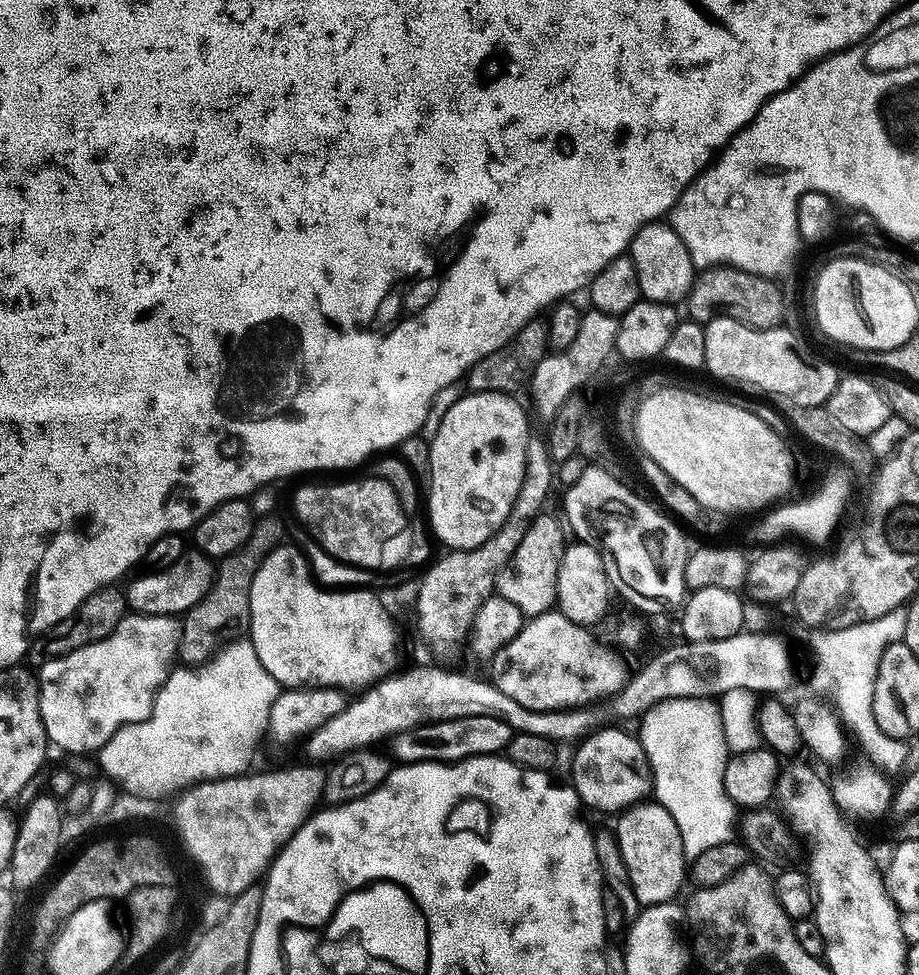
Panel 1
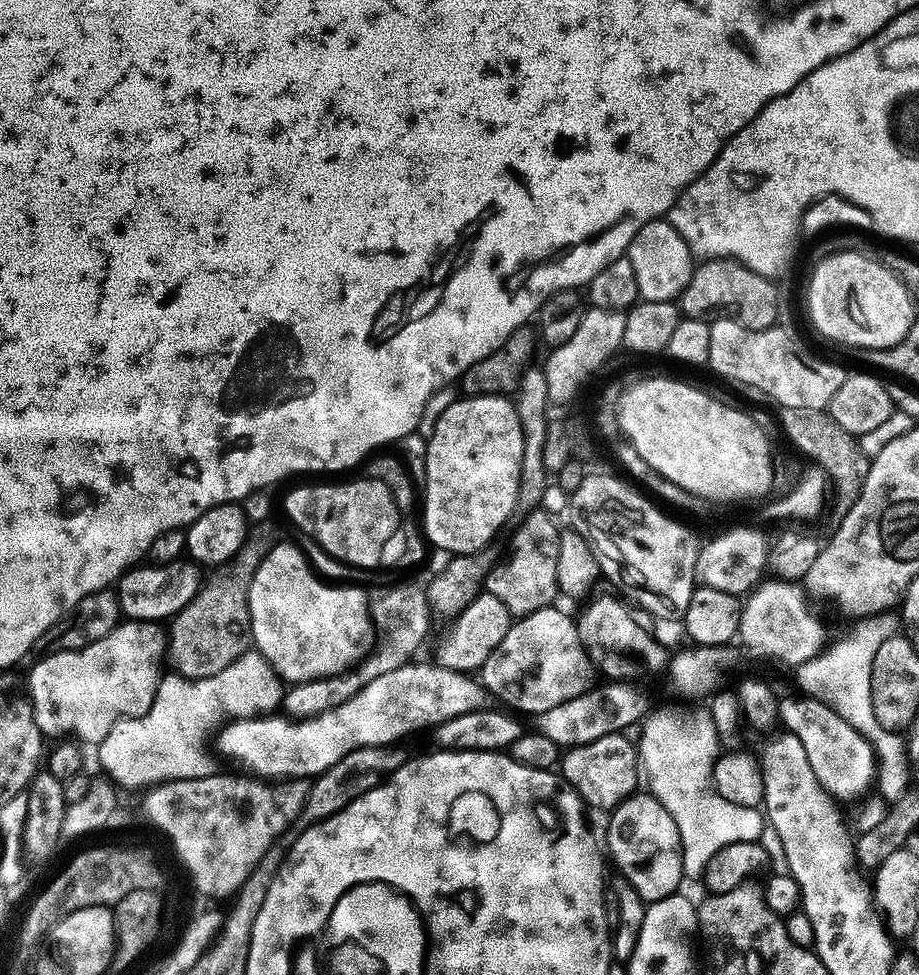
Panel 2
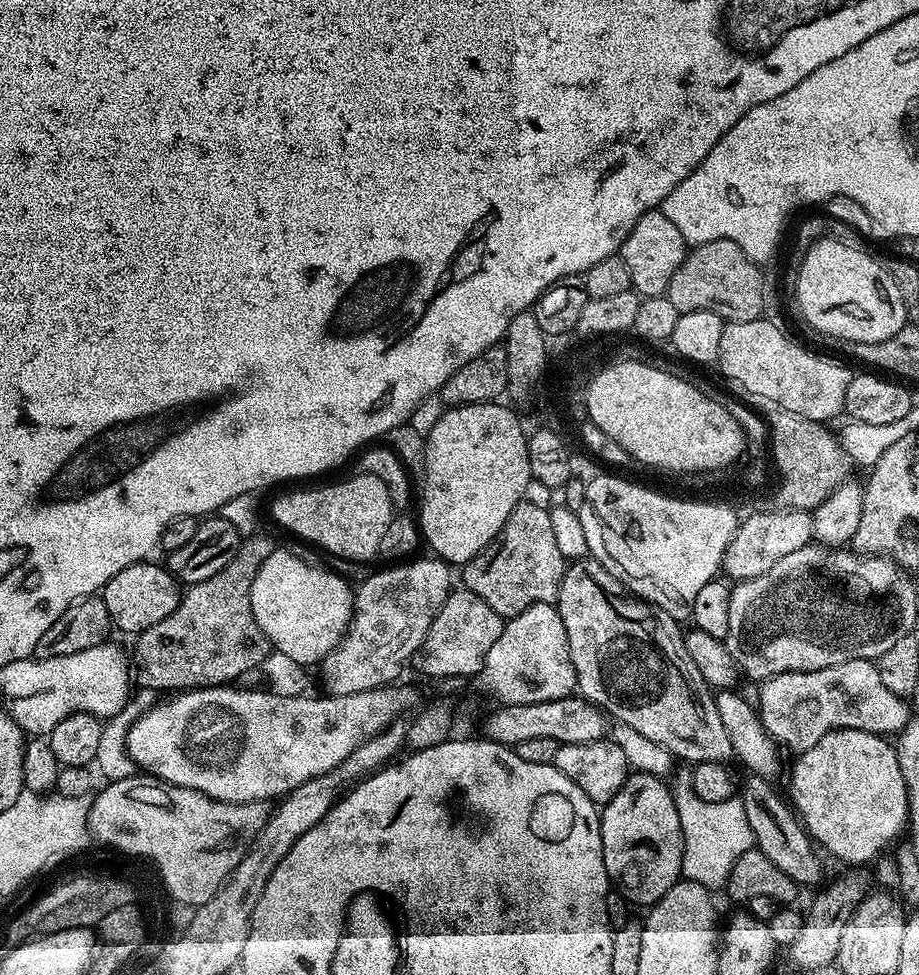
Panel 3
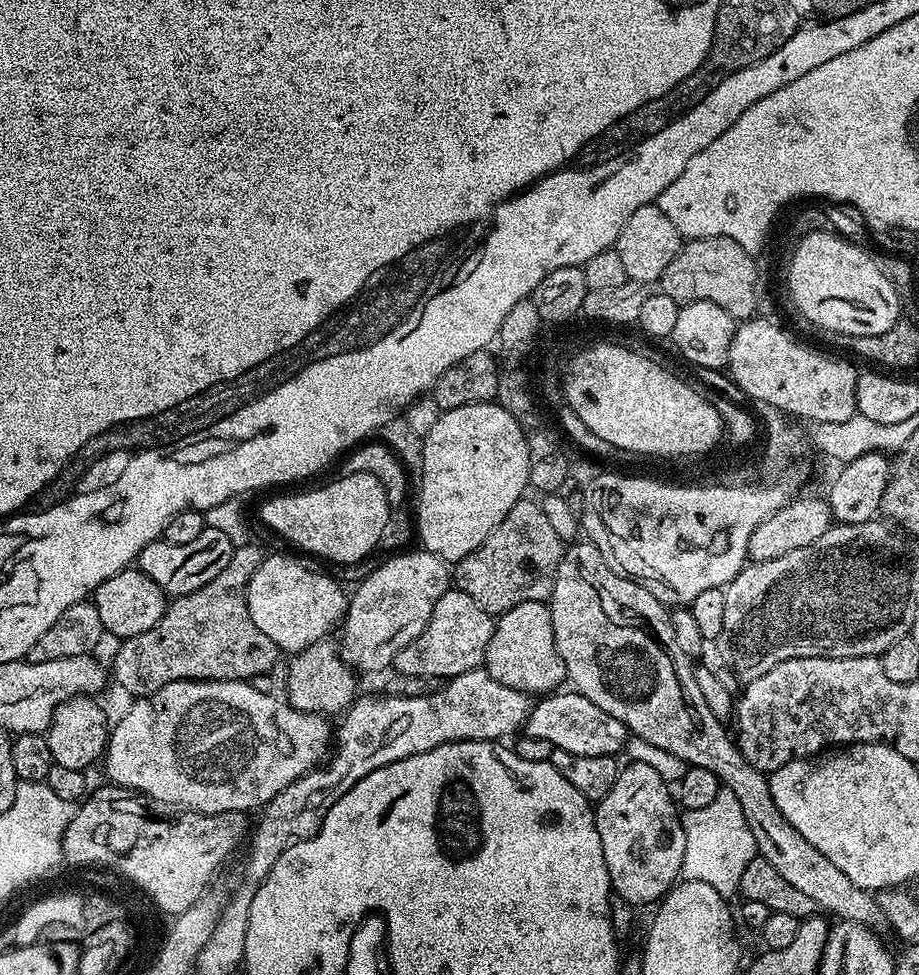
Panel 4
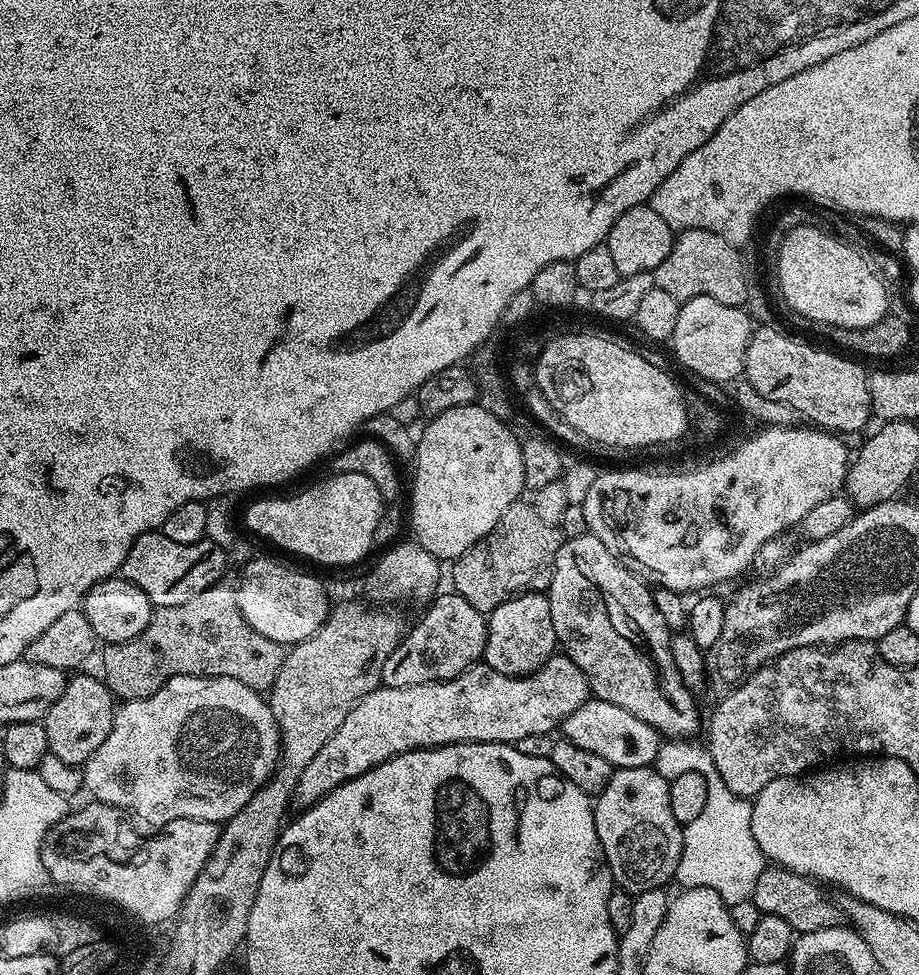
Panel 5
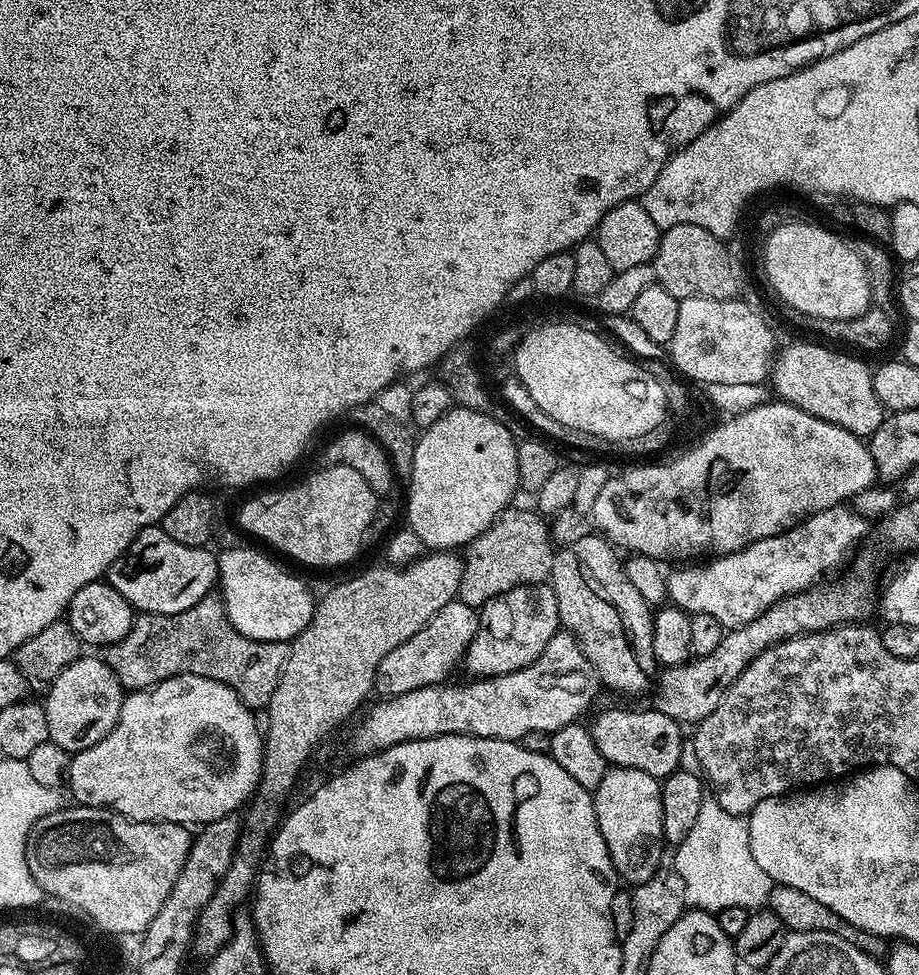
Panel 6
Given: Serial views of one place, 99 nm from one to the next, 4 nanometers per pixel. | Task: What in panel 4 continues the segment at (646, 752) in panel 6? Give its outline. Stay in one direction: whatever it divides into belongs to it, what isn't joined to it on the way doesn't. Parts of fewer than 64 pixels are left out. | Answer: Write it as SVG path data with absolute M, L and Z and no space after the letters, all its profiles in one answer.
M557 690L539 699L532 707L532 713L528 715L523 731L534 738L543 738L545 742L550 742L553 748L561 748L570 754L579 756L616 756L625 749L625 745L630 738L628 728L618 718L611 717L606 710L594 706L590 698L583 696L581 692L575 690Z

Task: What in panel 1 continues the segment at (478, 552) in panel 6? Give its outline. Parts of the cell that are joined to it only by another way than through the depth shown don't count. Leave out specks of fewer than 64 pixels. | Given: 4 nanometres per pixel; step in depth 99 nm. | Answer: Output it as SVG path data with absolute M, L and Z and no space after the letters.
M541 514L530 522L530 530L518 542L518 550L506 562L506 566L496 576L495 595L506 598L506 602L514 602L518 610L522 610L525 618L541 616L557 607L556 591L558 590L558 566L562 566L562 554L566 547L564 532L566 528L559 520Z

